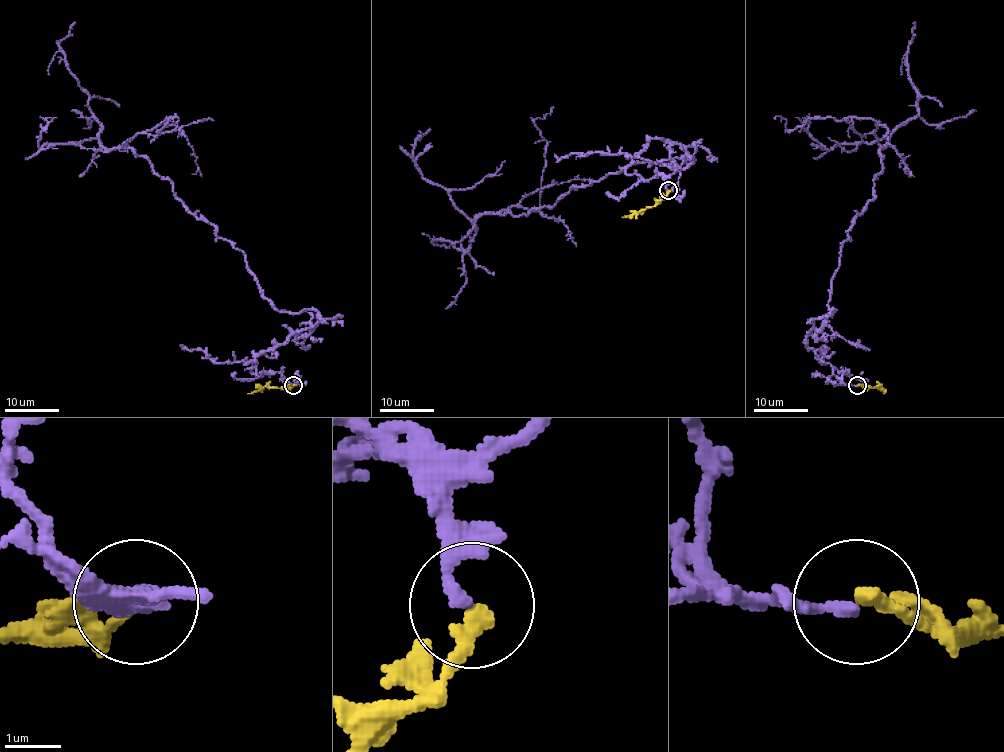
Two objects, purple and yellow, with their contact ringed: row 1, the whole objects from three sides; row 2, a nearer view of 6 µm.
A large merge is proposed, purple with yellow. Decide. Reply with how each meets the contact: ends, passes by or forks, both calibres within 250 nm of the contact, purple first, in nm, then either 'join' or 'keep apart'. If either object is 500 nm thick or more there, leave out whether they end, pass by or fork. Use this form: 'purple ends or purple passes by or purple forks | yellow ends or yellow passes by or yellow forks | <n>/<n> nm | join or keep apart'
purple ends | yellow ends | 200/280 nm | join

